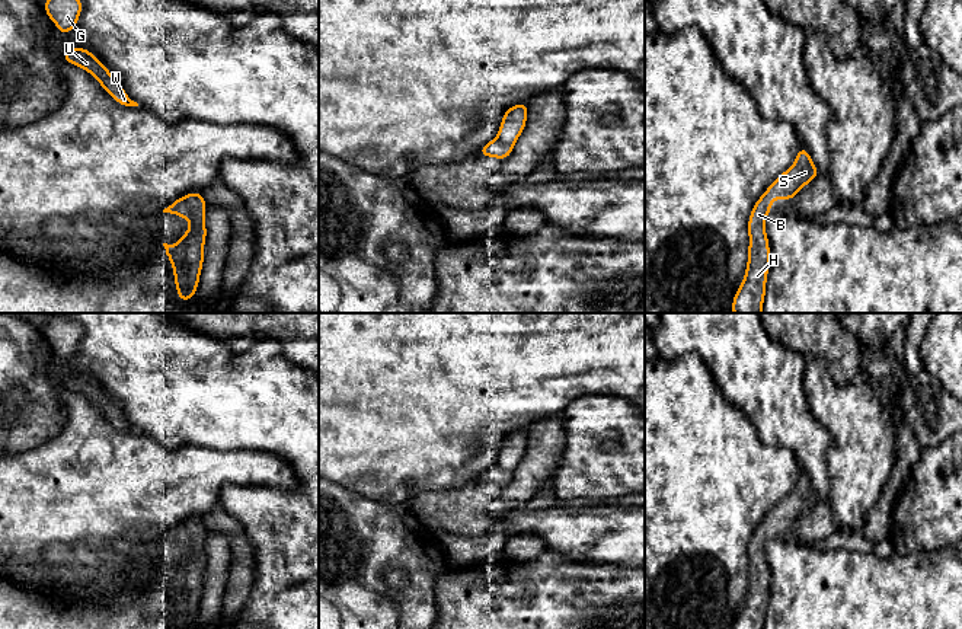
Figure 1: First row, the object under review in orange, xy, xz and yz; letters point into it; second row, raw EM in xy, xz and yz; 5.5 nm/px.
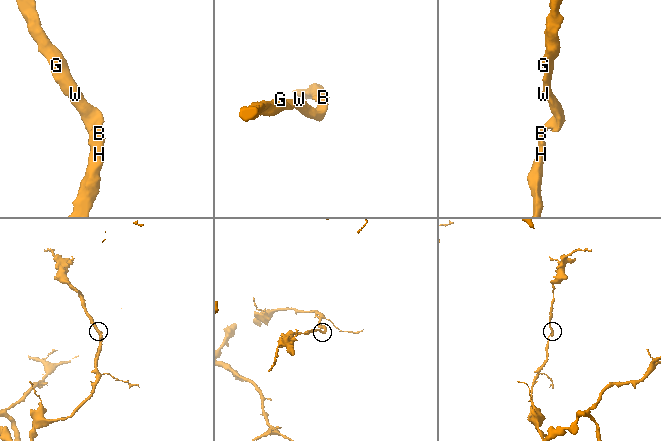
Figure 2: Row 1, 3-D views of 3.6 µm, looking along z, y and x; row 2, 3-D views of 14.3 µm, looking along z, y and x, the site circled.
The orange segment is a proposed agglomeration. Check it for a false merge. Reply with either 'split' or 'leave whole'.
leave whole

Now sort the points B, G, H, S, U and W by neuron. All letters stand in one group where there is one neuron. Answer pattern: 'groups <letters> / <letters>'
groups B G H S U W

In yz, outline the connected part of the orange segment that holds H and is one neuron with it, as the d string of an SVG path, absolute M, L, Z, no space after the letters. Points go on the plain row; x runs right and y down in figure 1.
M800 472L795 489L779 501L755 527L748 545L748 587L744 607L732 629L764 629L770 596L770 571L766 559L766 543L771 539L773 526L795 526L796 520L821 499L809 478Z

